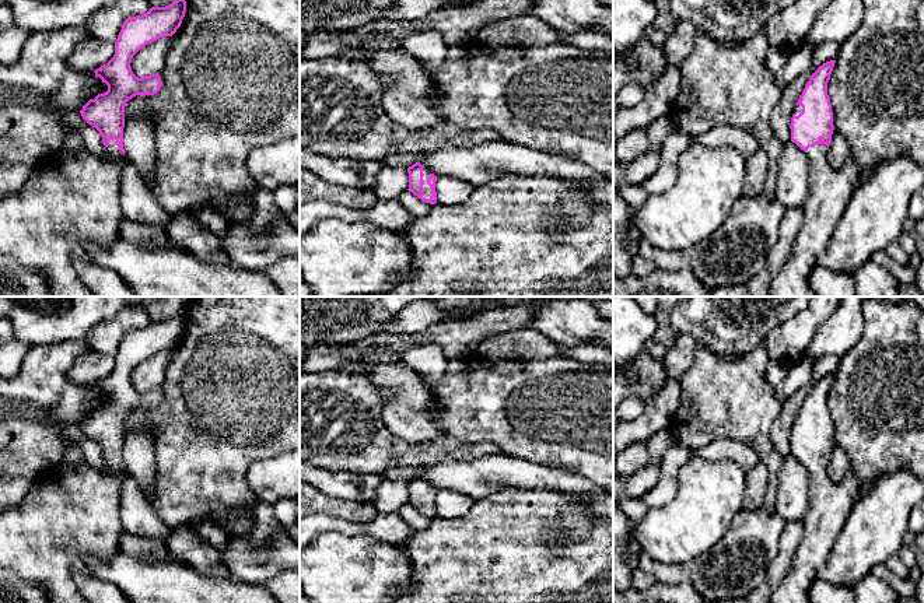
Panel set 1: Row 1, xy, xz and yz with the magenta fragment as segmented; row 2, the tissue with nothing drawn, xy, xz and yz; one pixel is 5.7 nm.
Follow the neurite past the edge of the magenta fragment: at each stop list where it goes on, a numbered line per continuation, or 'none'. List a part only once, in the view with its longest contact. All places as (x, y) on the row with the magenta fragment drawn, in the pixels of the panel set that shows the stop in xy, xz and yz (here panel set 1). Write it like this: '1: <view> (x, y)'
1: xz (426, 189)

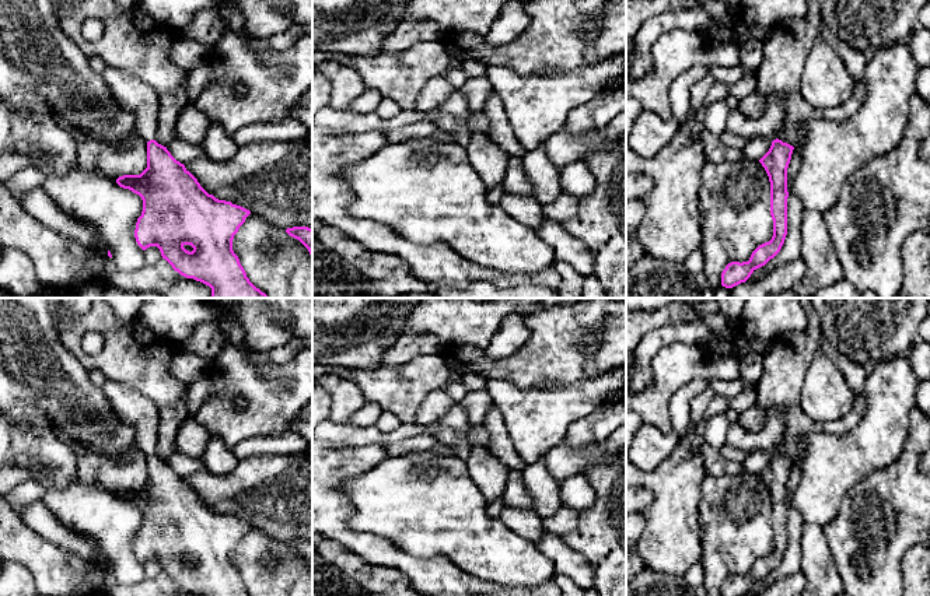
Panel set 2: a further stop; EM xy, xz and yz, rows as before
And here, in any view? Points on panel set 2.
1: xy (132, 94)

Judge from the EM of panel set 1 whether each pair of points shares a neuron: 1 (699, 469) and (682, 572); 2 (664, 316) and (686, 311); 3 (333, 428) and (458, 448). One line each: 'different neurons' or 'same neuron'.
1: different neurons
2: different neurons
3: same neuron

